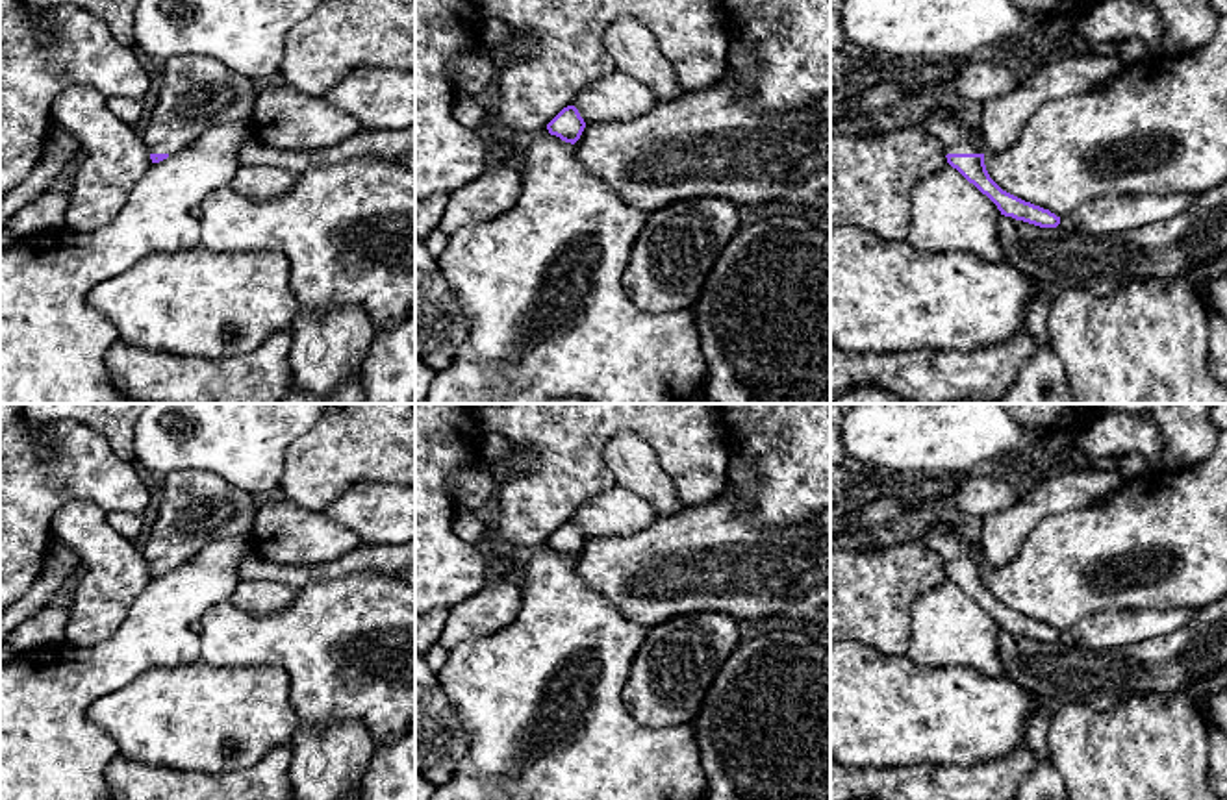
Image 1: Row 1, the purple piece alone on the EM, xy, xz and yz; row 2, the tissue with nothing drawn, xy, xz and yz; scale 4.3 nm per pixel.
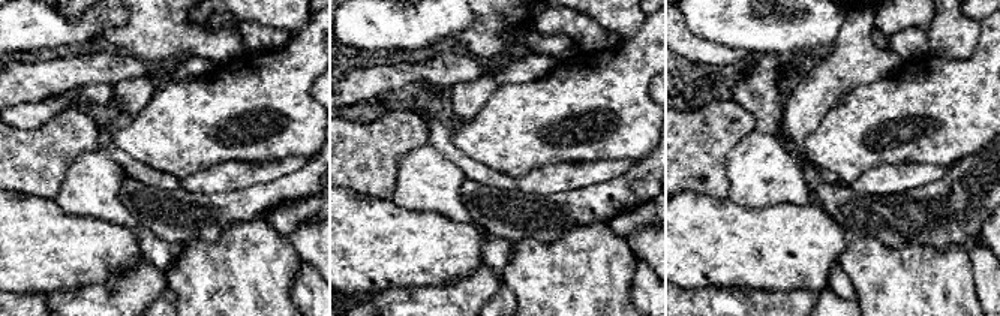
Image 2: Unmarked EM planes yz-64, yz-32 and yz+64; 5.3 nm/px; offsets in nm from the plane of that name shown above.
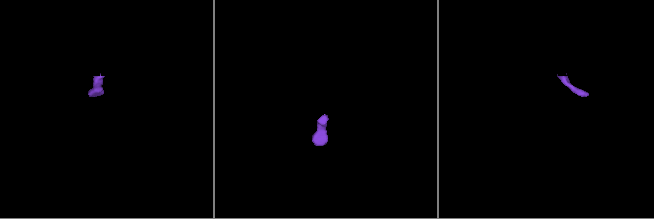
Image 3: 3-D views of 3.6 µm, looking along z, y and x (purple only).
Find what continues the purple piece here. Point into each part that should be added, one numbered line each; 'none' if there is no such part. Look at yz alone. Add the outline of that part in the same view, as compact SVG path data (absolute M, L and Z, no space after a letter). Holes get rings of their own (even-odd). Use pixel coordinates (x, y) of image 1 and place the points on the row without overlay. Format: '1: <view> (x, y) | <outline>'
1: yz (1057, 674) | M1227 594L1173 633L1138 644L1094 652L1003 630L999 652L1003 674L1049 709L1082 702L1108 711L1132 696L1186 696L1192 683L1227 667Z

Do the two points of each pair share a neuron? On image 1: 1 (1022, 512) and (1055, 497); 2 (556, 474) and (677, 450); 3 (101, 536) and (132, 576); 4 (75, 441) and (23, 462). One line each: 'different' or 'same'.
1: same
2: same
3: same
4: same

